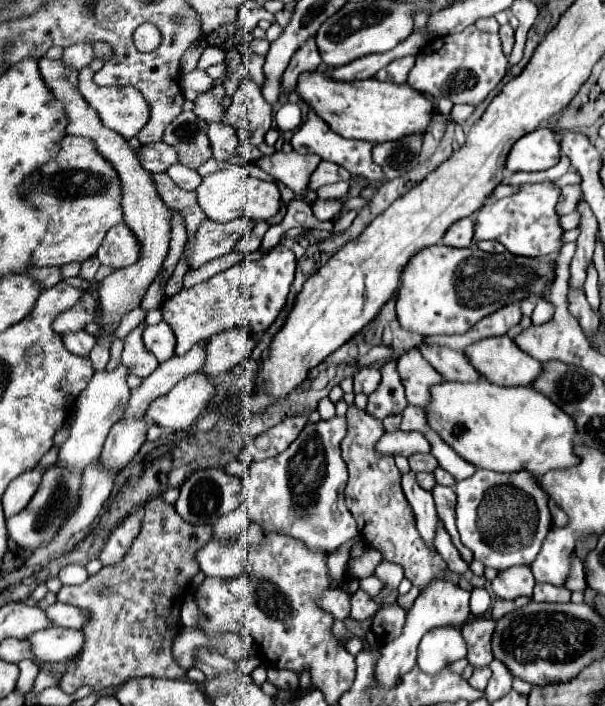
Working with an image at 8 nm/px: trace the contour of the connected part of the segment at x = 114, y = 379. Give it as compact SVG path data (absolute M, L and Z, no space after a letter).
M118 366L114 370L102 370L96 372L88 384L88 388L78 396L74 404L74 424L70 430L68 440L60 448L60 464L72 466L76 470L84 470L92 460L96 460L102 452L102 444L110 432L110 428L120 420L120 412L124 412L124 404L128 404L130 388L126 384L128 368Z

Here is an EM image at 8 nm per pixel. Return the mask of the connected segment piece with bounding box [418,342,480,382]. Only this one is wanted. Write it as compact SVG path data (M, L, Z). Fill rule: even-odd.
M424 342L418 346L418 350L444 380L476 382L480 378L480 374L470 366L470 362L462 352L438 344L424 344Z

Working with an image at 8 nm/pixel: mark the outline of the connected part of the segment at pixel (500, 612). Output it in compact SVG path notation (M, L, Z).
M516 598L512 602L508 602L508 600L496 600L494 606L492 606L492 616L498 620L498 618L502 618L508 612L512 612L512 610L516 610L520 606L526 606L528 602L530 602L530 598Z

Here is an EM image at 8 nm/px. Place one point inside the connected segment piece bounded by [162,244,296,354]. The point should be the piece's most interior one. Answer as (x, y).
(250, 295)

